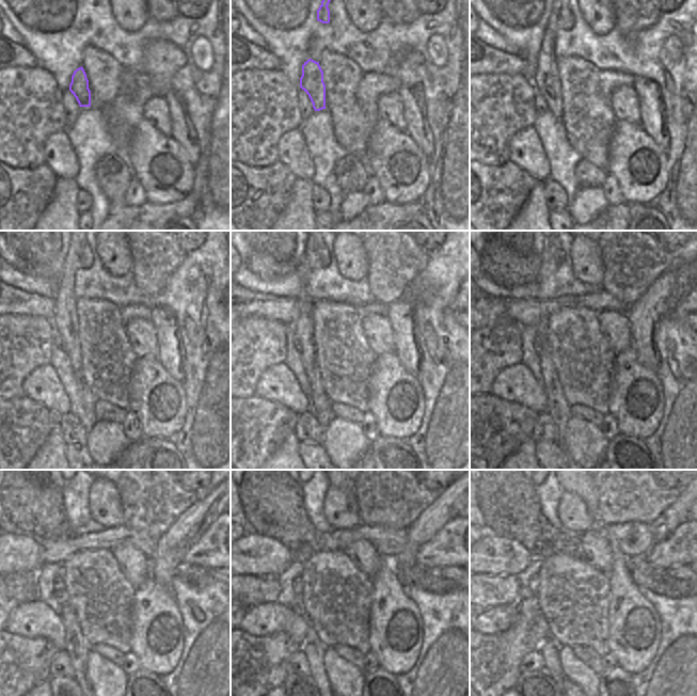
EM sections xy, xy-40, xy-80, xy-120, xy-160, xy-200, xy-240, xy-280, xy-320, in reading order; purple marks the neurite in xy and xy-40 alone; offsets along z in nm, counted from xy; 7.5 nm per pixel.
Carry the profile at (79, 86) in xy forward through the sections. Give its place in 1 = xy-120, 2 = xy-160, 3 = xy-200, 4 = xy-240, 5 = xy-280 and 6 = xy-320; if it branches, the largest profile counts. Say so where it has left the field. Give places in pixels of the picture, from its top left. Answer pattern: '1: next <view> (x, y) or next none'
1: next xy-120 (79, 255)
2: next xy-160 (319, 405)
3: next xy-200 (556, 406)
4: next xy-240 (76, 646)
5: next xy-280 (314, 649)
6: next xy-320 (549, 649)

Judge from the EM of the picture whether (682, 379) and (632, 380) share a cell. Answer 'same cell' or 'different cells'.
different cells

